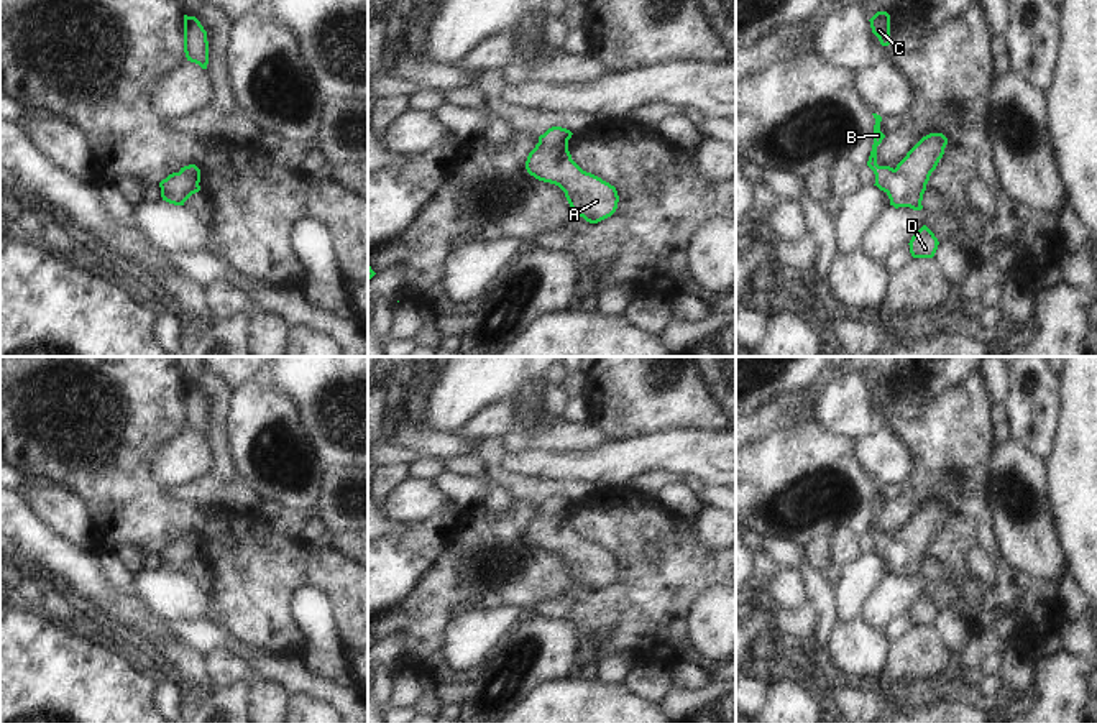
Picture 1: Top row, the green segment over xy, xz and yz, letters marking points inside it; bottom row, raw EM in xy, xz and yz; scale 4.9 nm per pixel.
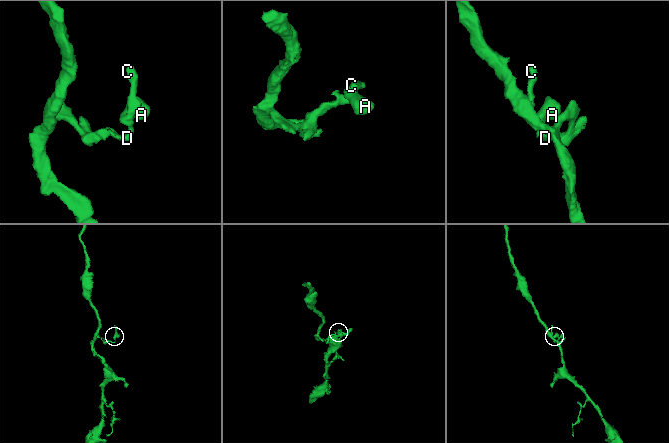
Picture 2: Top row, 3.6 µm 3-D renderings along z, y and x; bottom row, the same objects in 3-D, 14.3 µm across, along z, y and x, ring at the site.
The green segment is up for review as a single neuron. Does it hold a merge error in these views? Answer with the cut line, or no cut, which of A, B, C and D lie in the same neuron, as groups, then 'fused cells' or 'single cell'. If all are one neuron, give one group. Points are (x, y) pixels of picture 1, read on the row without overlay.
no cut | A B C D | single cell

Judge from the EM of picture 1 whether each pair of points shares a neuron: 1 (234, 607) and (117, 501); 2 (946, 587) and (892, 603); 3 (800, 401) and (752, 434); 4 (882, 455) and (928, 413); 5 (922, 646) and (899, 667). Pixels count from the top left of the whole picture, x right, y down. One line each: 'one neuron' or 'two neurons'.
1: one neuron
2: one neuron
3: one neuron
4: two neurons
5: one neuron

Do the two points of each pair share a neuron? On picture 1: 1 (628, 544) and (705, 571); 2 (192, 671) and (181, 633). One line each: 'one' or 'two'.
1: one
2: two

